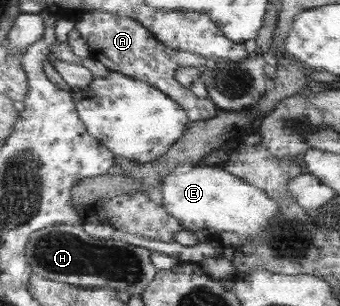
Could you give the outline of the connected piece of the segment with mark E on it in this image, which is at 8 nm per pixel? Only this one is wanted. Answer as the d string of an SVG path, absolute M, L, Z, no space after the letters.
M197 164L185 173L172 170L159 187L163 191L163 206L168 213L180 219L185 229L198 235L205 230L205 233L219 236L221 232L235 232L240 238L251 238L266 230L280 214L277 199L223 166Z

